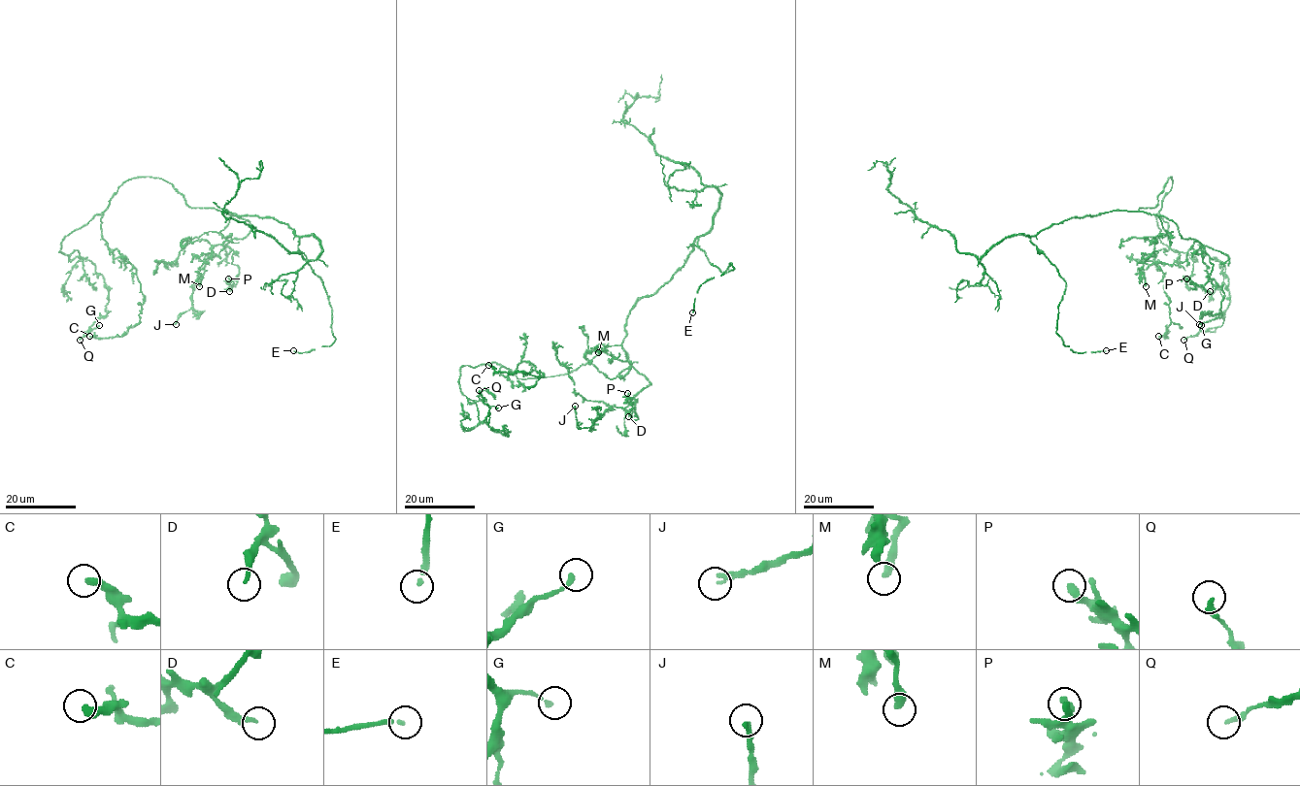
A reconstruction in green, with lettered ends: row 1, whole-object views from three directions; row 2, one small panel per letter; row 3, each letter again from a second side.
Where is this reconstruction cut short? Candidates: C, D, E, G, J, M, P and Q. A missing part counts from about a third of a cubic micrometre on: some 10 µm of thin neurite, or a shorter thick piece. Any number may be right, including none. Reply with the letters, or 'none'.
none

